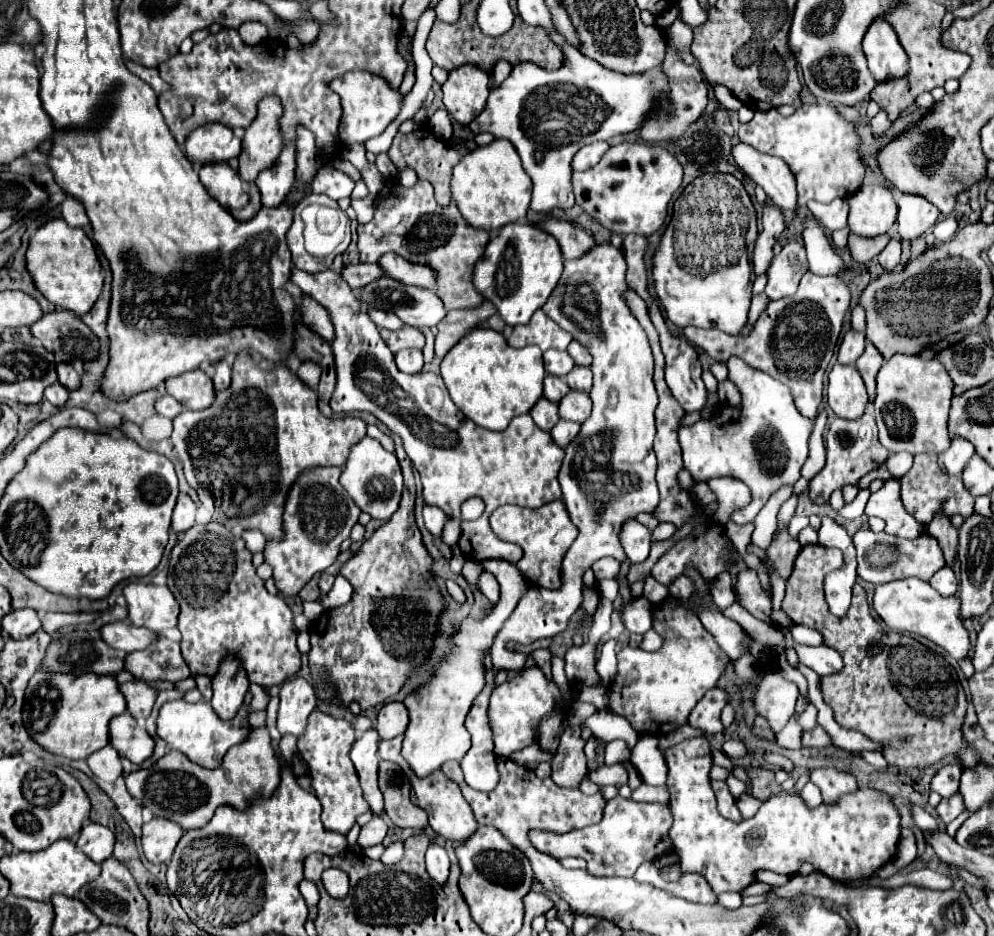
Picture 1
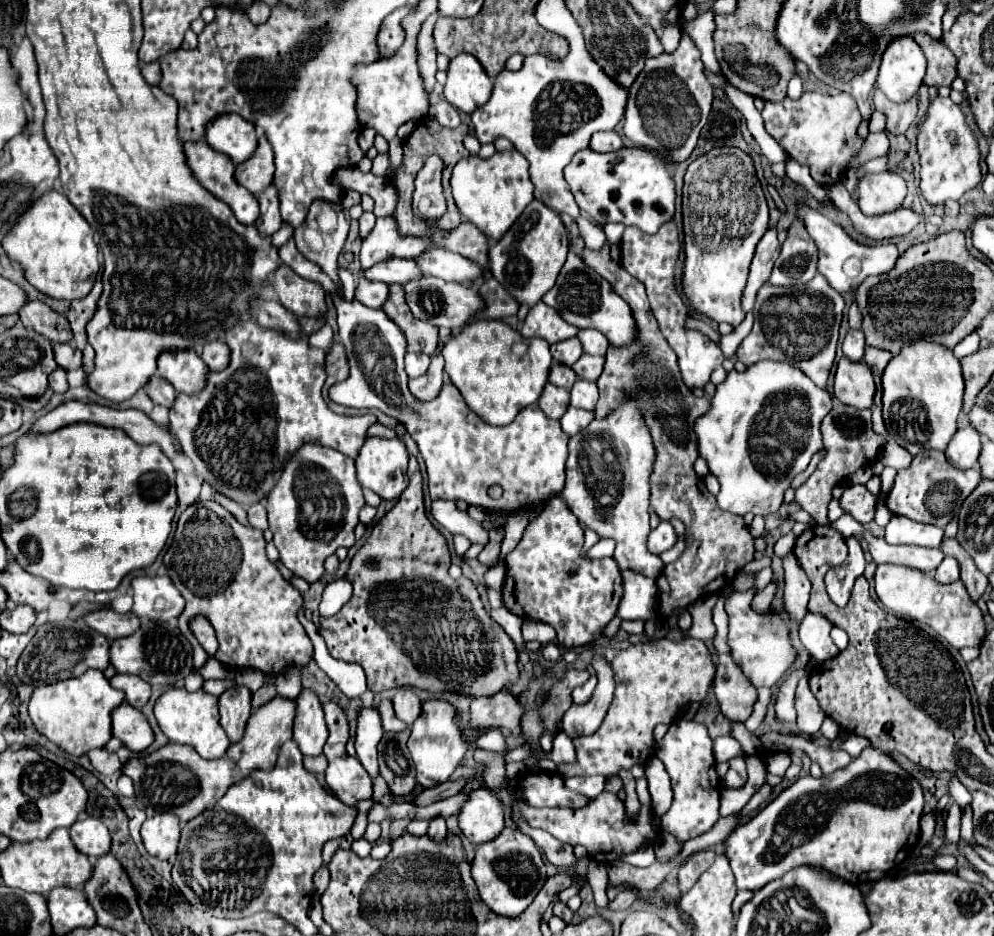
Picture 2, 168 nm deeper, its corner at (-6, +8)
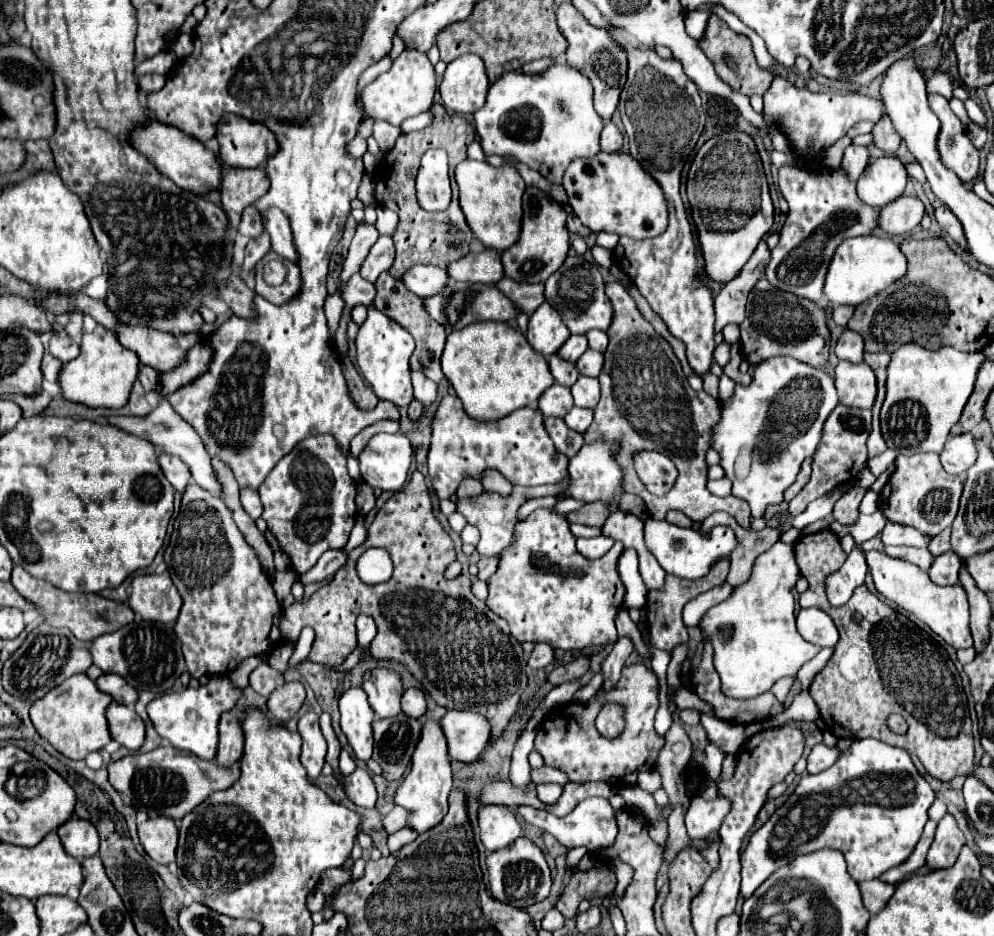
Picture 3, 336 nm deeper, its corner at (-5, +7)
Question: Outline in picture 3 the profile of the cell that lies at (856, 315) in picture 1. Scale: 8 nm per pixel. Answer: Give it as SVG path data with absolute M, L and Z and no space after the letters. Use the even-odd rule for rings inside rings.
M836 306L832 310L832 316L834 316L834 320L836 320L838 326L846 326L848 320L852 318L852 314L854 314L854 308L850 308L850 306Z

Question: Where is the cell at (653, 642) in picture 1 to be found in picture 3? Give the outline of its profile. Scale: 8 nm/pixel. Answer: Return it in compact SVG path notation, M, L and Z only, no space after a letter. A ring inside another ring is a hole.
M724 582L724 584L720 584L720 586L712 588L712 590L708 590L708 592L696 596L694 600L690 600L690 602L684 606L684 624L686 624L686 626L696 626L698 620L700 620L700 616L704 616L704 614L702 614L704 610L708 610L708 608L712 608L714 604L722 602L722 600L728 598L732 592L734 592L734 586L730 586L728 582Z

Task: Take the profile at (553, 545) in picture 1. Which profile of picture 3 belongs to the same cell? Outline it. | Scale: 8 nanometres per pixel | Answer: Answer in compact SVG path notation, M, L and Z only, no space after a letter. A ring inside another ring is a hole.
M546 508L534 510L524 522L518 522L514 528L514 538L514 546L498 552L498 568L486 582L486 606L508 622L512 636L516 636L518 642L546 642L562 650L582 650L588 646L604 646L616 642L618 634L614 628L614 618L624 602L624 584L618 576L616 564L624 546L616 542L602 558L588 560L576 550L576 538L570 532L568 520ZM552 566L558 566L562 572L554 574L550 570Z

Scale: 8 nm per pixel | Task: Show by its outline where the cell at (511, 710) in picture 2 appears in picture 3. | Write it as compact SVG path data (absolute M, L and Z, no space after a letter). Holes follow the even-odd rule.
M450 710L440 720L442 732L448 742L450 760L470 764L484 750L488 740L488 722L476 712L456 712Z

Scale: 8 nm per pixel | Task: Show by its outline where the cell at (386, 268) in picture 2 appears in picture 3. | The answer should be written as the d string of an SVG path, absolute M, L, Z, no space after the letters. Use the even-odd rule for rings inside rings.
M416 266L410 268L402 282L408 290L412 290L420 298L430 298L440 294L448 286L448 272L438 266Z

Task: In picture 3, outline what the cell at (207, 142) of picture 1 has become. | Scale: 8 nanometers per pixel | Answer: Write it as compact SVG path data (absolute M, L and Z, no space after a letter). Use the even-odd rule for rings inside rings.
M234 116L234 122L218 128L220 158L226 166L234 168L258 168L264 166L280 148L274 132L264 124L250 122L242 116Z

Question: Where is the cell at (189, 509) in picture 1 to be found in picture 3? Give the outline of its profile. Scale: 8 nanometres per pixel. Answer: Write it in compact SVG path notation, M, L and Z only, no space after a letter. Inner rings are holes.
M158 454L158 464L164 472L164 476L168 478L168 482L174 486L174 490L184 492L184 488L190 484L192 476L186 468L186 464L176 458L176 456L168 456L168 454Z

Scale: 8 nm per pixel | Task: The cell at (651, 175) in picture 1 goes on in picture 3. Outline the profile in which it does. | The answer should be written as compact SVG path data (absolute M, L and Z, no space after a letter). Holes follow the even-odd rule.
M600 152L592 160L574 160L564 174L564 188L574 214L592 232L604 230L642 240L658 236L668 224L664 194L638 160L628 154Z

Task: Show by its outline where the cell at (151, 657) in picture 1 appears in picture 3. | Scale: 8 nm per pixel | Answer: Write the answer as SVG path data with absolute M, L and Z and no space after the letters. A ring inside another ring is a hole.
M136 620L126 624L118 632L98 636L90 644L90 654L94 664L102 672L122 676L138 692L148 690L154 694L164 694L176 684L180 674L186 670L186 662L180 650L180 640L176 640L172 626L152 620Z

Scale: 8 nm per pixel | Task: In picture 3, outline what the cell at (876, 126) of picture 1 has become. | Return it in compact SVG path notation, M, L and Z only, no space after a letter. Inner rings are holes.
M848 146L844 150L842 168L848 172L848 176L858 180L866 166L868 166L868 150L864 146Z

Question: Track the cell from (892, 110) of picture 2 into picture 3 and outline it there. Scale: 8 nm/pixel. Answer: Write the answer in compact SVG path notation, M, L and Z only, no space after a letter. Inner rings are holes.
M884 116L884 120L880 120L880 124L874 126L872 136L874 136L874 146L884 152L894 154L900 146L900 136L896 136L896 130L892 128L892 122L888 120L888 116Z

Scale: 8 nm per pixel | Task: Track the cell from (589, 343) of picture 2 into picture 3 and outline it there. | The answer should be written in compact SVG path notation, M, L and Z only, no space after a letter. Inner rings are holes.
M590 330L586 336L588 336L588 342L590 342L592 350L598 350L598 352L606 350L606 346L608 346L606 332L602 332L602 330Z

